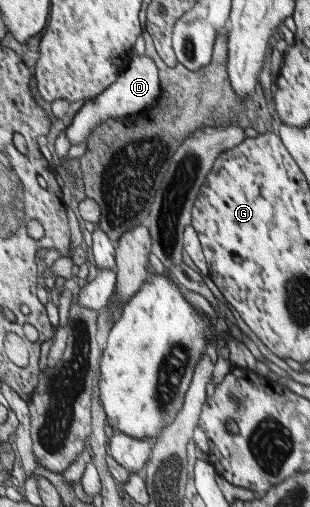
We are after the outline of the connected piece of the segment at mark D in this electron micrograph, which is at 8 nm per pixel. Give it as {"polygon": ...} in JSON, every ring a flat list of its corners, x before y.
{"polygon":[[135,55,130,65,122,70,117,82,90,101,86,101,74,116,73,122,65,130,68,139,73,145,88,144,88,139,105,122,111,120,124,120,155,106,162,94,160,70,157,63,147,55]]}

